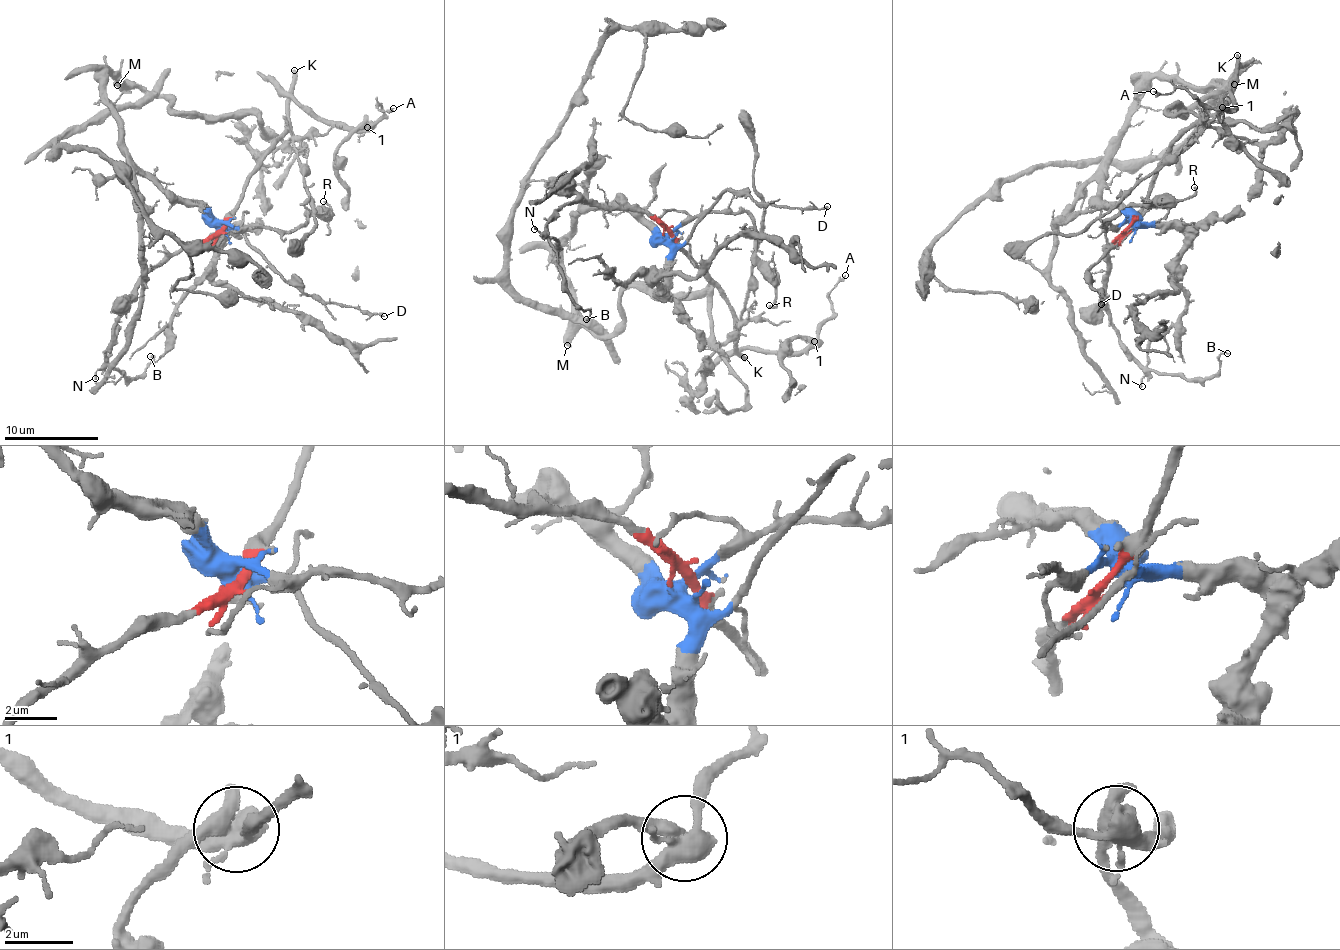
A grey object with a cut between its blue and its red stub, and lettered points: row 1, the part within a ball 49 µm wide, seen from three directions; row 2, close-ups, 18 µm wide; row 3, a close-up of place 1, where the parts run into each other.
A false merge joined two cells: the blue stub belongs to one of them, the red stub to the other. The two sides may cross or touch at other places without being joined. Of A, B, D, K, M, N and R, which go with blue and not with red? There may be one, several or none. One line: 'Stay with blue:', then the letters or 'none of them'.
Stay with blue: D, M, R

